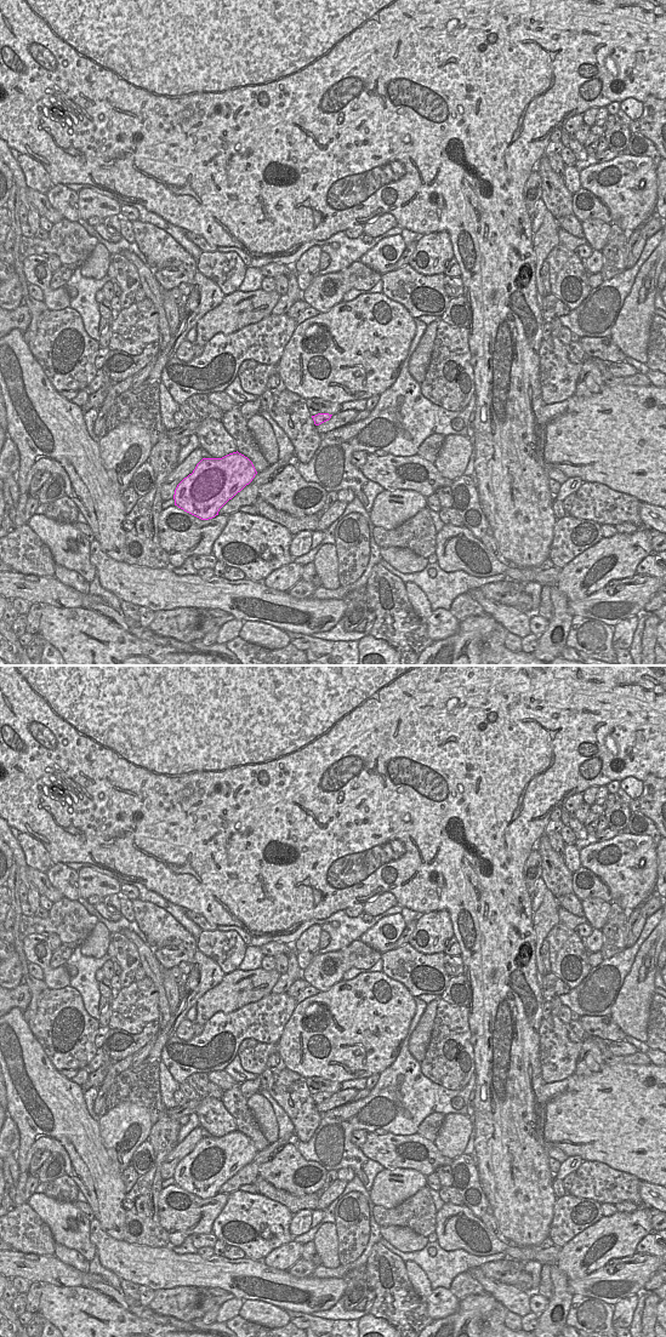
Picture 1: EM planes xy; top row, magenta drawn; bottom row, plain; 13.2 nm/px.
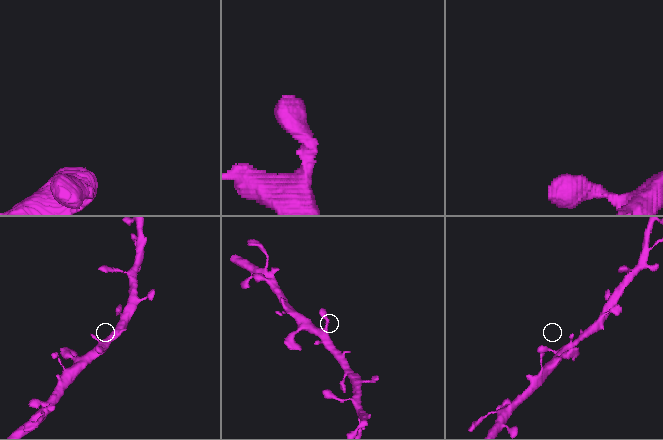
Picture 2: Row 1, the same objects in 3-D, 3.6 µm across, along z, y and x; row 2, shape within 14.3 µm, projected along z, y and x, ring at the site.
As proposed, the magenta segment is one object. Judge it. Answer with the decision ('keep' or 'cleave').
keep

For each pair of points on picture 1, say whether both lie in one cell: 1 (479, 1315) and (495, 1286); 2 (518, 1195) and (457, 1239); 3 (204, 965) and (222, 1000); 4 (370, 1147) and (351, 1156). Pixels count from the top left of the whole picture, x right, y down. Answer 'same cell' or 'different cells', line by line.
1: different cells
2: different cells
3: different cells
4: different cells

